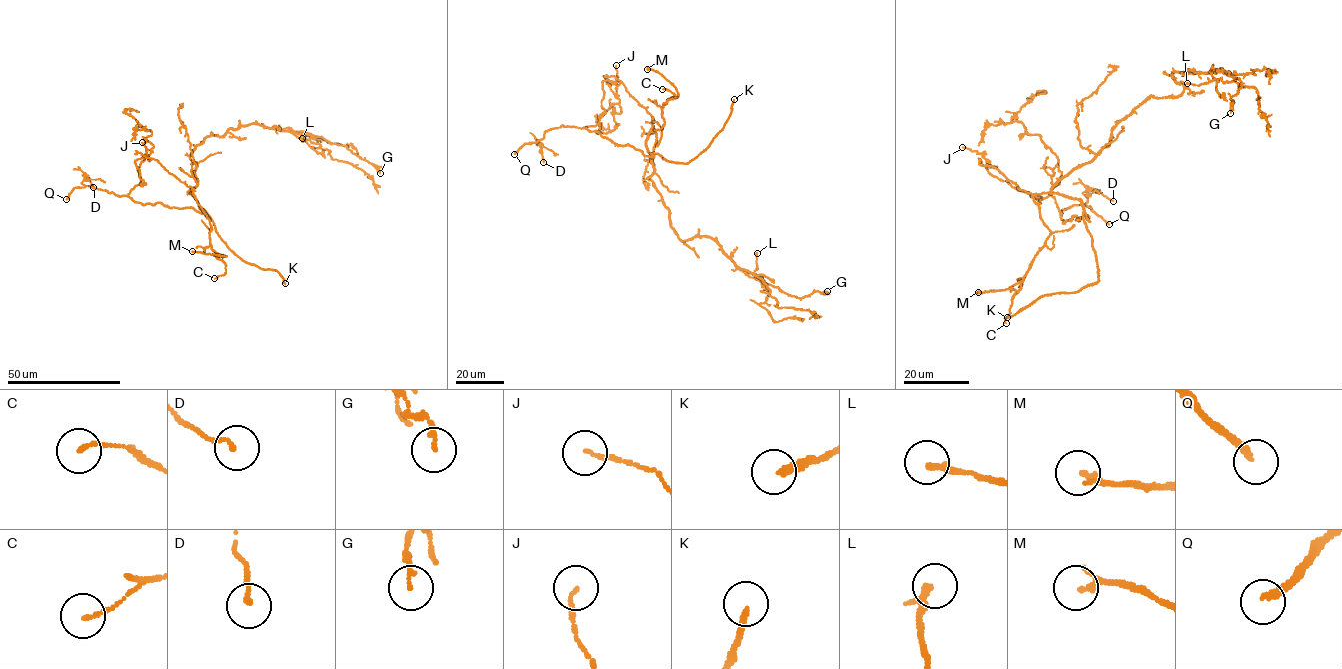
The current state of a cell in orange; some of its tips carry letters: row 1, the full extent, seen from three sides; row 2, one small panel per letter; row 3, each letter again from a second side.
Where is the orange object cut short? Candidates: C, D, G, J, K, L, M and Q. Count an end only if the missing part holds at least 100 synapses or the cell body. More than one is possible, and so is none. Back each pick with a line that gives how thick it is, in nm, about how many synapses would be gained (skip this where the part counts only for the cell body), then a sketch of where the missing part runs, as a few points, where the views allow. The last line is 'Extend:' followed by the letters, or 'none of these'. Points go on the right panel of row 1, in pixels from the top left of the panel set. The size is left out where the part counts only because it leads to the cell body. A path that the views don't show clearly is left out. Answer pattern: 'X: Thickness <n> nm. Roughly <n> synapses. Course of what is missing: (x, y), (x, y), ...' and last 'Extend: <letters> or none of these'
K: Thickness 220 nm. Course of what is missing: (1007, 317), (978, 316), (956, 322), (942, 314), (934, 314)
Q: Thickness 220 nm. Roughly 200 synapses. Course of what is missing: (1109, 224), (1118, 238), (1103, 220), (1084, 249), (1077, 222), (1058, 197), (1086, 179), (1098, 142), (1131, 133)
Extend: K, Q

